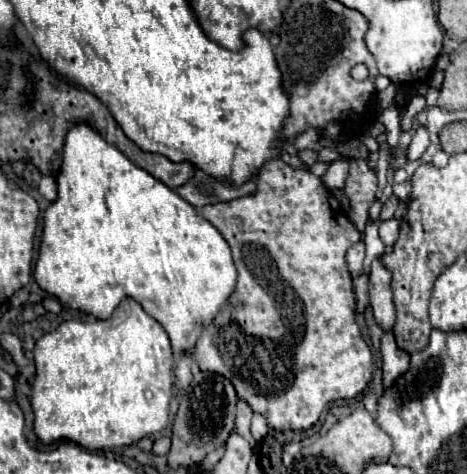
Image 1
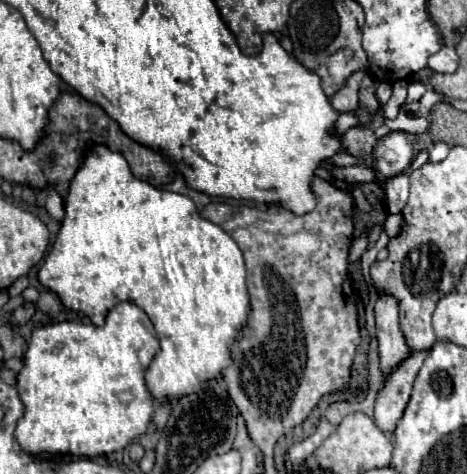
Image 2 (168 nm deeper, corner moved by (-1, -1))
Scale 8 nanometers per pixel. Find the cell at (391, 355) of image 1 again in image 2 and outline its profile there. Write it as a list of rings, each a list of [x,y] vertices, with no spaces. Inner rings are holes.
[[[420,351],[420,359],[406,359],[398,369],[394,369],[386,377],[384,387],[376,397],[376,411],[374,411],[374,421],[378,429],[384,431],[386,435],[394,433],[400,417],[404,415],[404,409],[410,401],[414,379],[426,355],[428,351]]]

